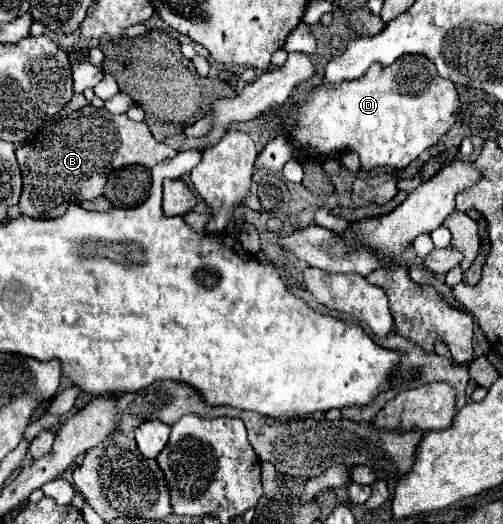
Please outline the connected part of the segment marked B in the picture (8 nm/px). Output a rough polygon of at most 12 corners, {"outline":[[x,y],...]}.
{"outline":[[86,105],[16,149],[20,213],[60,217],[112,169],[174,155]]}

